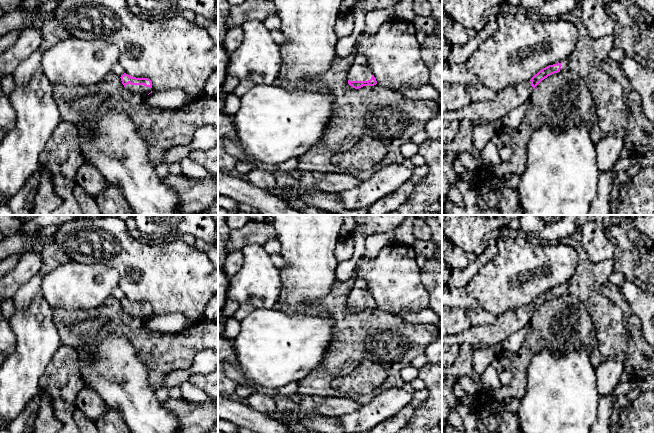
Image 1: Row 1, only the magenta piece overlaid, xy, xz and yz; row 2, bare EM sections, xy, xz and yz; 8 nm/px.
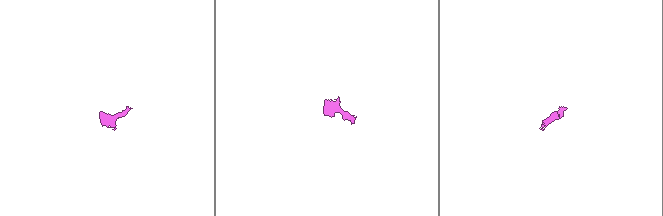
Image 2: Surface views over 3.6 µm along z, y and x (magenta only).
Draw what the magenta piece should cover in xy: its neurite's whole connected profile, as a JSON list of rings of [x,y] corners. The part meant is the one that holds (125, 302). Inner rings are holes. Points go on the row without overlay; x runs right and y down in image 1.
[[[126,297],[120,302],[125,313],[129,316],[144,317],[146,319],[152,317],[152,305],[148,302],[131,301]]]

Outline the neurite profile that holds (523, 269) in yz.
[[[516,234],[500,237],[497,255],[482,265],[467,285],[469,295],[497,317],[512,308],[531,302],[543,292],[567,282],[575,273],[578,256],[564,241],[555,244],[519,238]]]

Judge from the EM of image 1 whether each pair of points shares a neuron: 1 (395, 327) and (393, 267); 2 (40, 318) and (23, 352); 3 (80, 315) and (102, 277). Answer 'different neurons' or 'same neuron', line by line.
1: different neurons
2: same neuron
3: different neurons

